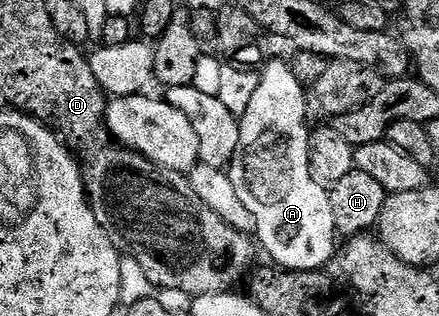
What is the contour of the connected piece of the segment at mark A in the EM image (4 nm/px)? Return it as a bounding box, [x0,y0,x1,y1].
[226,59,337,271]

